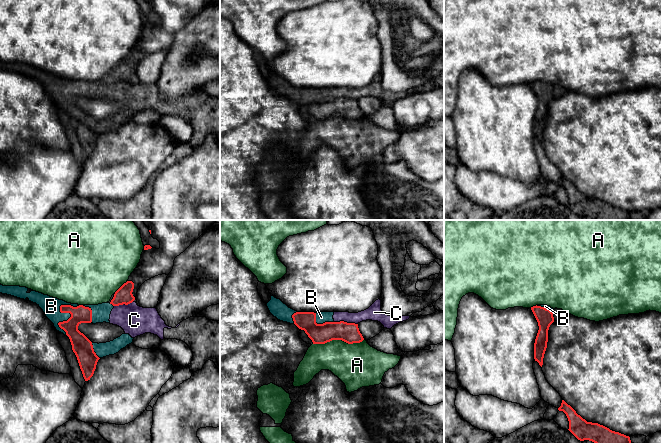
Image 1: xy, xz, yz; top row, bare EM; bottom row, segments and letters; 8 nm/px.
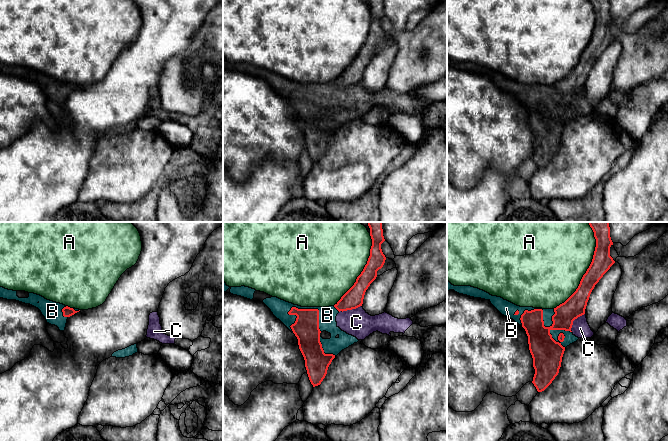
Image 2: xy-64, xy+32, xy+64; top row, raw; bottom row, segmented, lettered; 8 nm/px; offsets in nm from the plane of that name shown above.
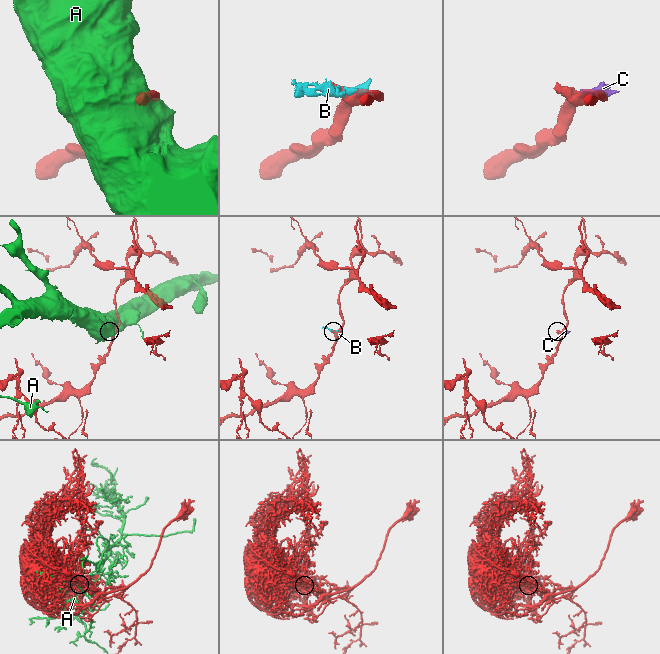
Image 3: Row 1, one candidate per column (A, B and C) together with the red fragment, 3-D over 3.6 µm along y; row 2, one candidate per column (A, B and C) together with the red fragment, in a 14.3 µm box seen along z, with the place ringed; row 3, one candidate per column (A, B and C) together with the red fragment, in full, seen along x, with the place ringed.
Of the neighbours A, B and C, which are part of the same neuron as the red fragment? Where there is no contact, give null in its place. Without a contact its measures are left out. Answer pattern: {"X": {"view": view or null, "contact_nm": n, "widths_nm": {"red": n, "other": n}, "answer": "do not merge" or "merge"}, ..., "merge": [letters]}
{"A": {"view": "xz", "contact_nm": 400, "widths_nm": {"red": 160, "other": 340}, "answer": "do not merge"}, "B": {"view": "xy", "contact_nm": 280, "widths_nm": {"red": 160, "other": 140}, "answer": "do not merge"}, "C": {"view": "xz", "contact_nm": 190, "widths_nm": {"red": 160, "other": 120}, "answer": "do not merge"}, "merge": []}

